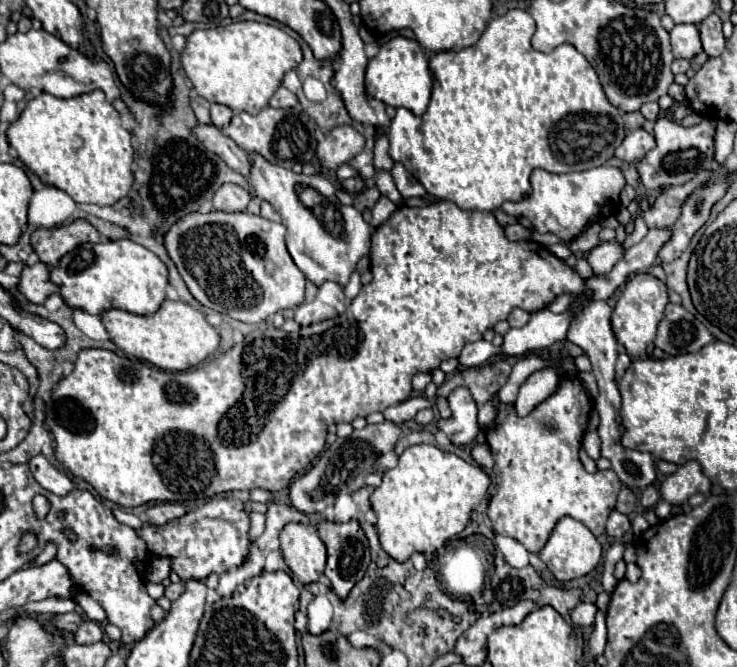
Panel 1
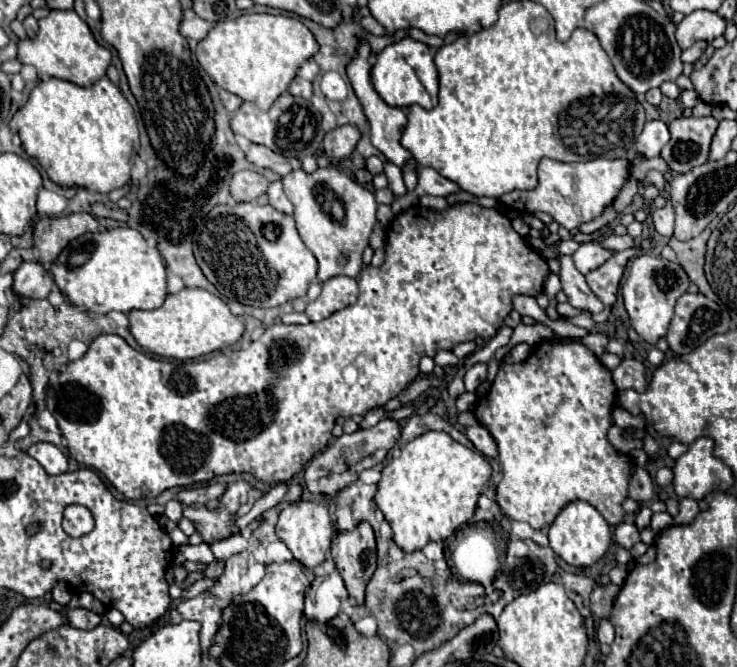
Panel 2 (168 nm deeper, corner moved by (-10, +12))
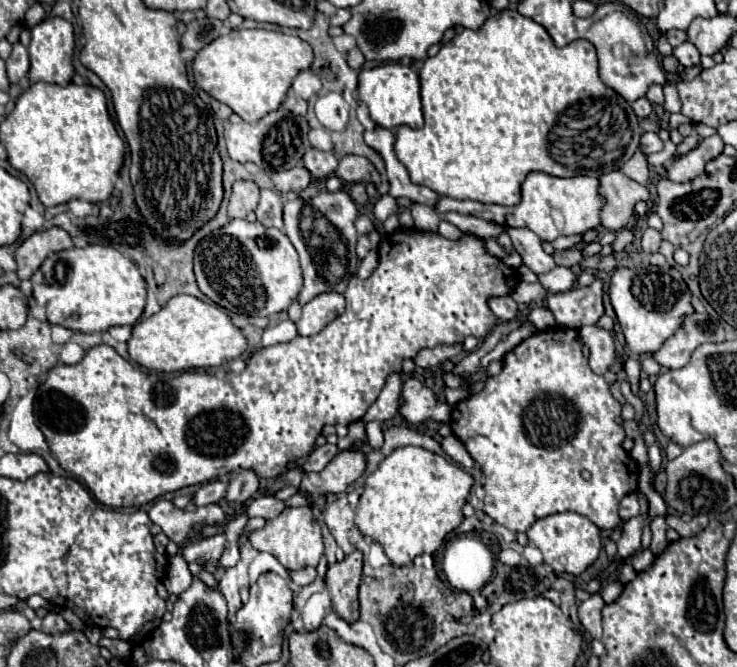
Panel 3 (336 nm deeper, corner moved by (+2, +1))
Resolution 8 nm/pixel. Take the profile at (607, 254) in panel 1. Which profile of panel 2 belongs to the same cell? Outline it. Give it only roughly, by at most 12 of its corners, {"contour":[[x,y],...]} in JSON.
{"contour":[[600,242],[580,244],[572,254],[582,274],[608,262],[614,252]]}

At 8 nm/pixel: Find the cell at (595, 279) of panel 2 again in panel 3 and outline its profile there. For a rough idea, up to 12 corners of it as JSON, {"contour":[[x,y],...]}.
{"contour":[[602,281],[548,293],[562,327],[594,325],[604,315]]}

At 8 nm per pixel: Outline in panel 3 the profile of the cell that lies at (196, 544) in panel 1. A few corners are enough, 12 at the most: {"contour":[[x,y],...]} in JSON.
{"contour":[[252,469],[234,473],[226,491],[230,503],[242,505],[258,491]]}

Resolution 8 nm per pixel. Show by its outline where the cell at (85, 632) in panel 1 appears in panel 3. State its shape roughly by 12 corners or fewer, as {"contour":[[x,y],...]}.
{"contour":[[48,613],[42,619],[44,633],[62,633],[70,625],[58,615]]}

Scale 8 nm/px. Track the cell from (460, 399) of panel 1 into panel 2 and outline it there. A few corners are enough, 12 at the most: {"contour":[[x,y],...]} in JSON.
{"contour":[[484,364],[464,374],[466,390],[476,392],[486,376]]}

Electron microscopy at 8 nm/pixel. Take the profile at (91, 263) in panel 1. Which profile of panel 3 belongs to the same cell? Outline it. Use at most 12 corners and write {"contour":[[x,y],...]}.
{"contour":[[114,247],[52,253],[32,275],[46,319],[80,333],[134,325],[138,267]]}

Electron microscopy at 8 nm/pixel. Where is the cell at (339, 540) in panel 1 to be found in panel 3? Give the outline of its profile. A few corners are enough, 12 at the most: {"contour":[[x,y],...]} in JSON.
{"contour":[[354,551],[326,573],[332,609],[358,621],[362,553]]}

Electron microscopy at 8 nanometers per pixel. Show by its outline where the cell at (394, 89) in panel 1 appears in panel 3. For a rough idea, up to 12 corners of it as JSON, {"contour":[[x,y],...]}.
{"contour":[[362,69],[358,95],[384,129],[422,129],[418,75]]}

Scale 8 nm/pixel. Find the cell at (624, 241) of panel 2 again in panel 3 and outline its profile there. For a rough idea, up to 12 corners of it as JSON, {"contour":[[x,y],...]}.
{"contour":[[580,249],[556,251],[554,261],[576,267],[582,261]]}

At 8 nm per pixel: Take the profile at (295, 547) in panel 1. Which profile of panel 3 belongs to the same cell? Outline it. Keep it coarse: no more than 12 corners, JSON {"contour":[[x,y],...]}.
{"contour":[[286,507],[252,531],[254,549],[290,571],[316,567],[320,523],[306,507]]}

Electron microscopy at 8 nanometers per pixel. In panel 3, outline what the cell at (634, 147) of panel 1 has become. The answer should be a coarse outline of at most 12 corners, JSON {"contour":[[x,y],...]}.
{"contour":[[644,133],[640,149],[650,155],[662,151],[658,133]]}

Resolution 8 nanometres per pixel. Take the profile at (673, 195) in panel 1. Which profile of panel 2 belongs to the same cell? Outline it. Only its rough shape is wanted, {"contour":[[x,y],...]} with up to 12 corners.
{"contour":[[664,208],[652,212],[656,232],[670,238],[674,232],[674,208]]}

